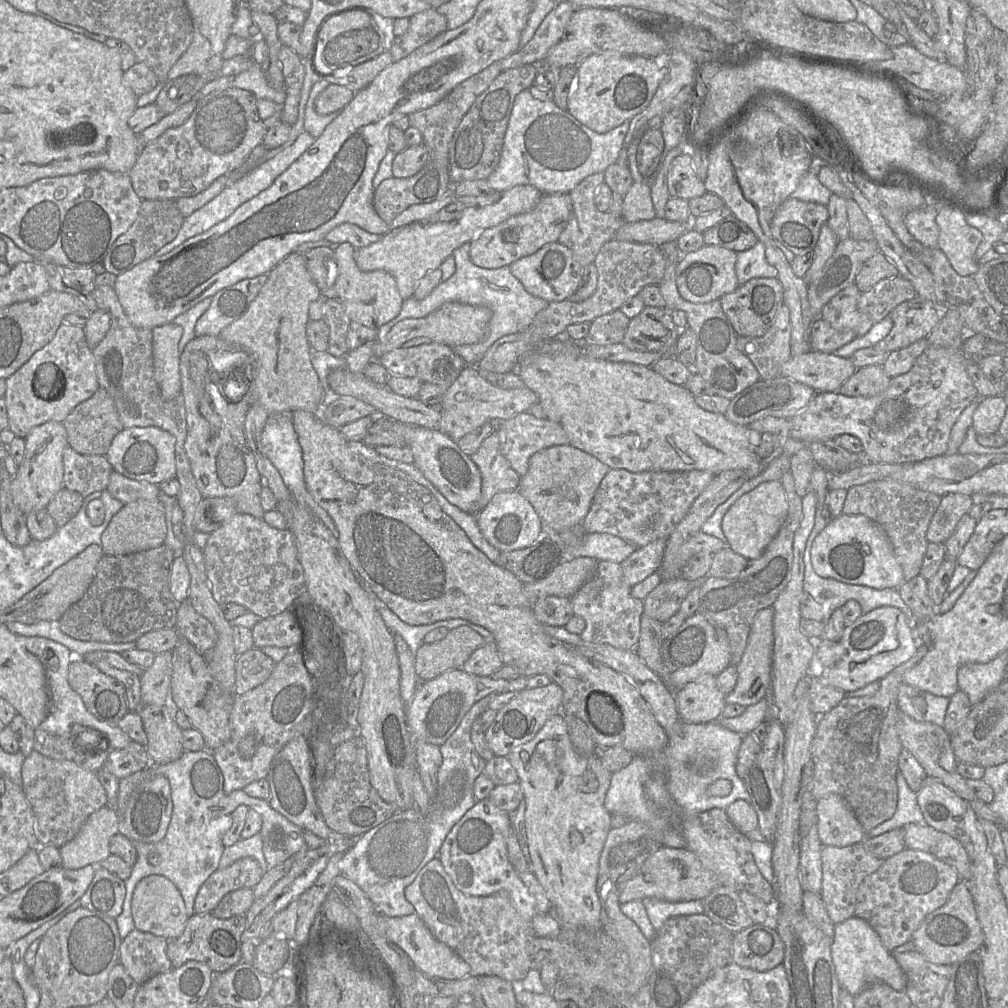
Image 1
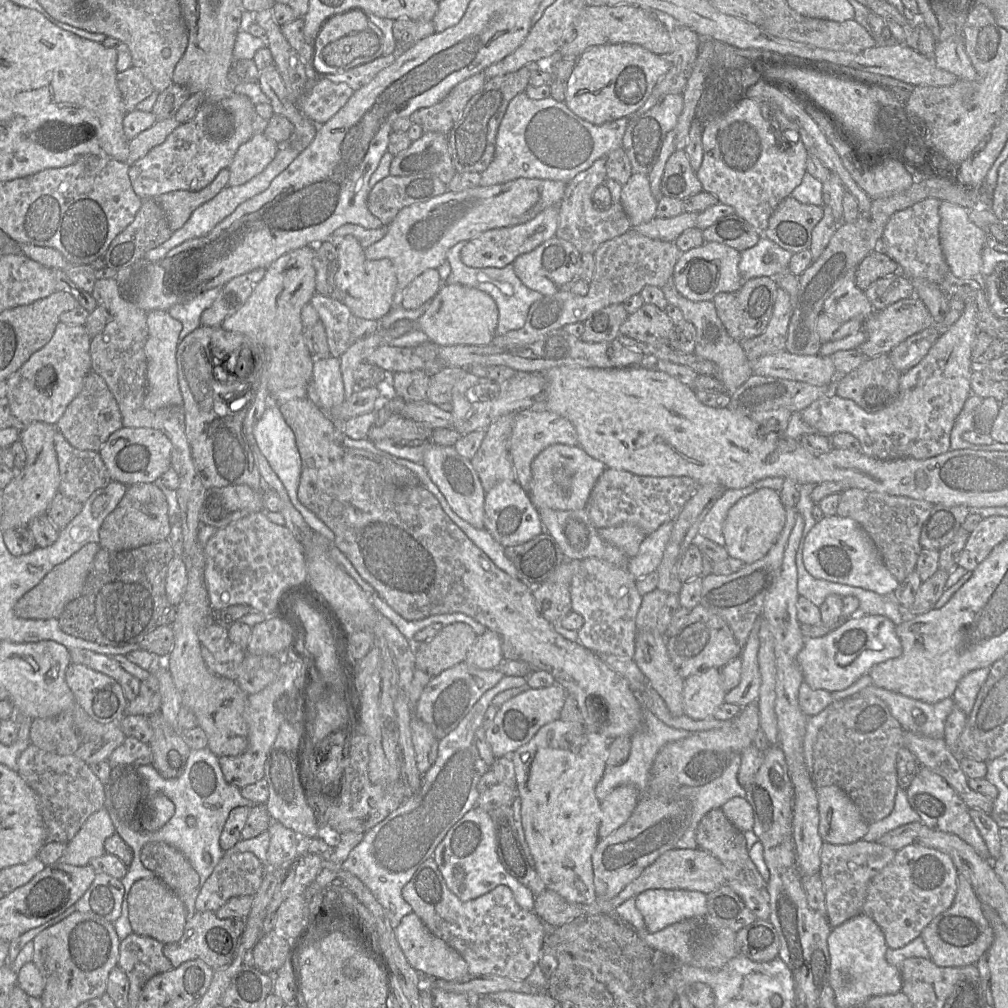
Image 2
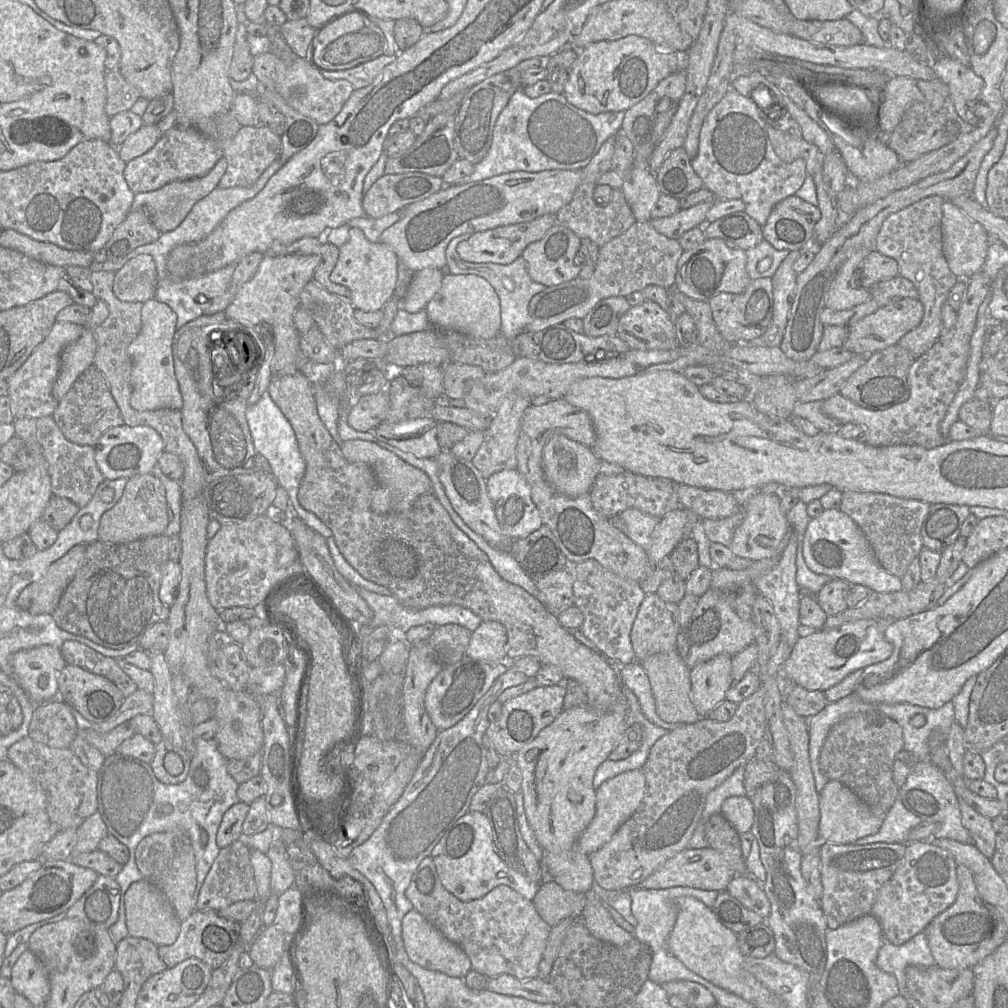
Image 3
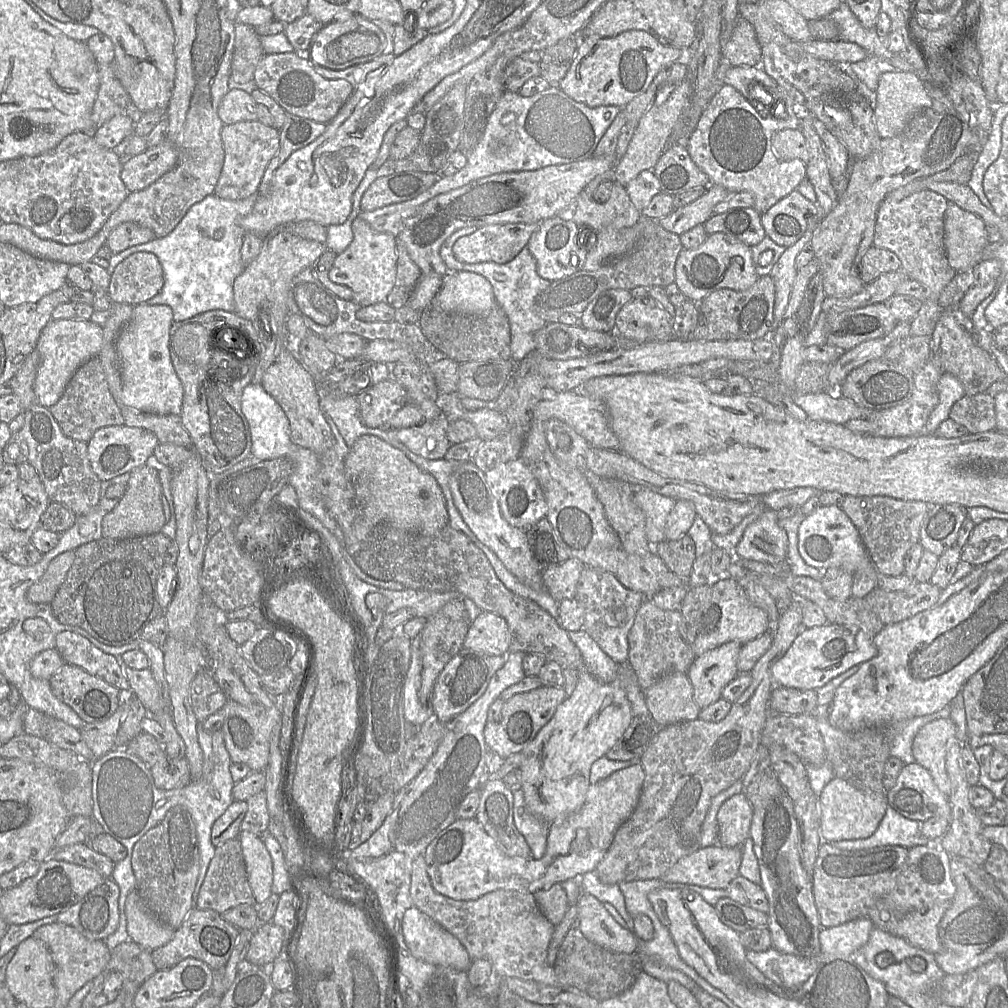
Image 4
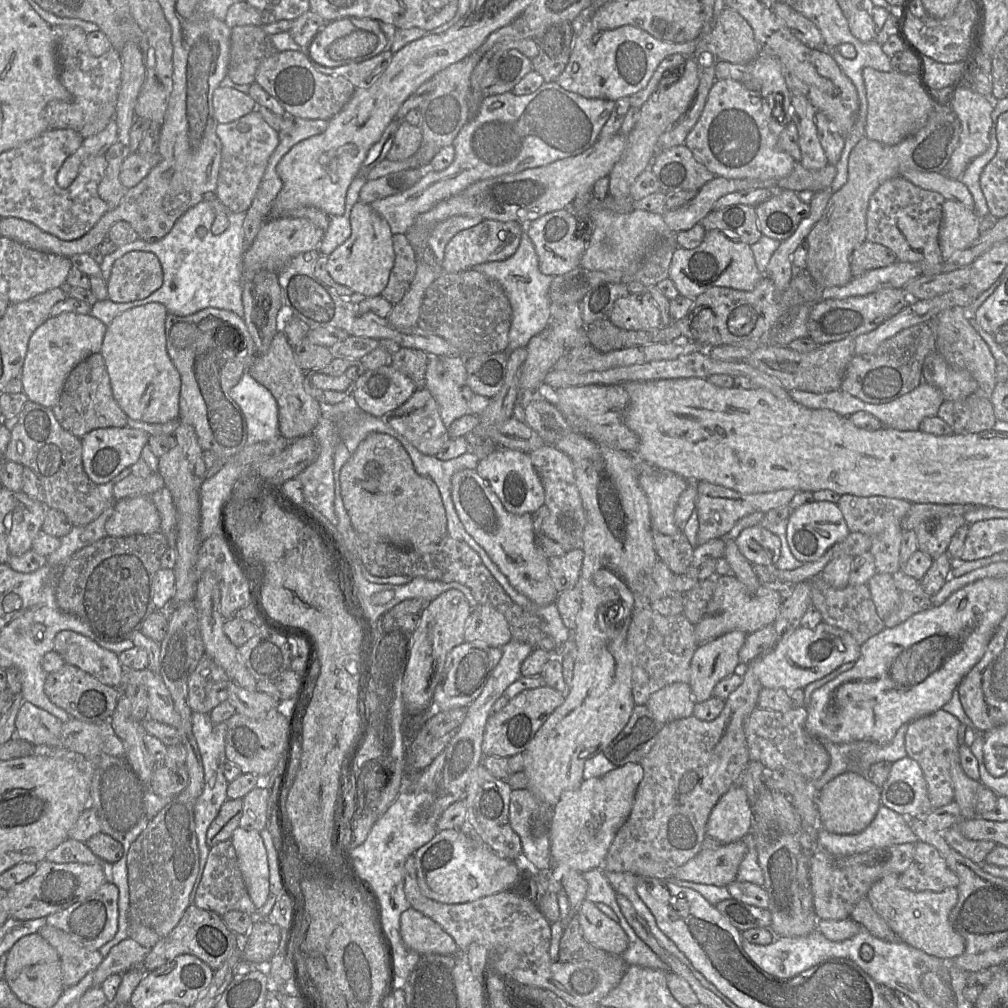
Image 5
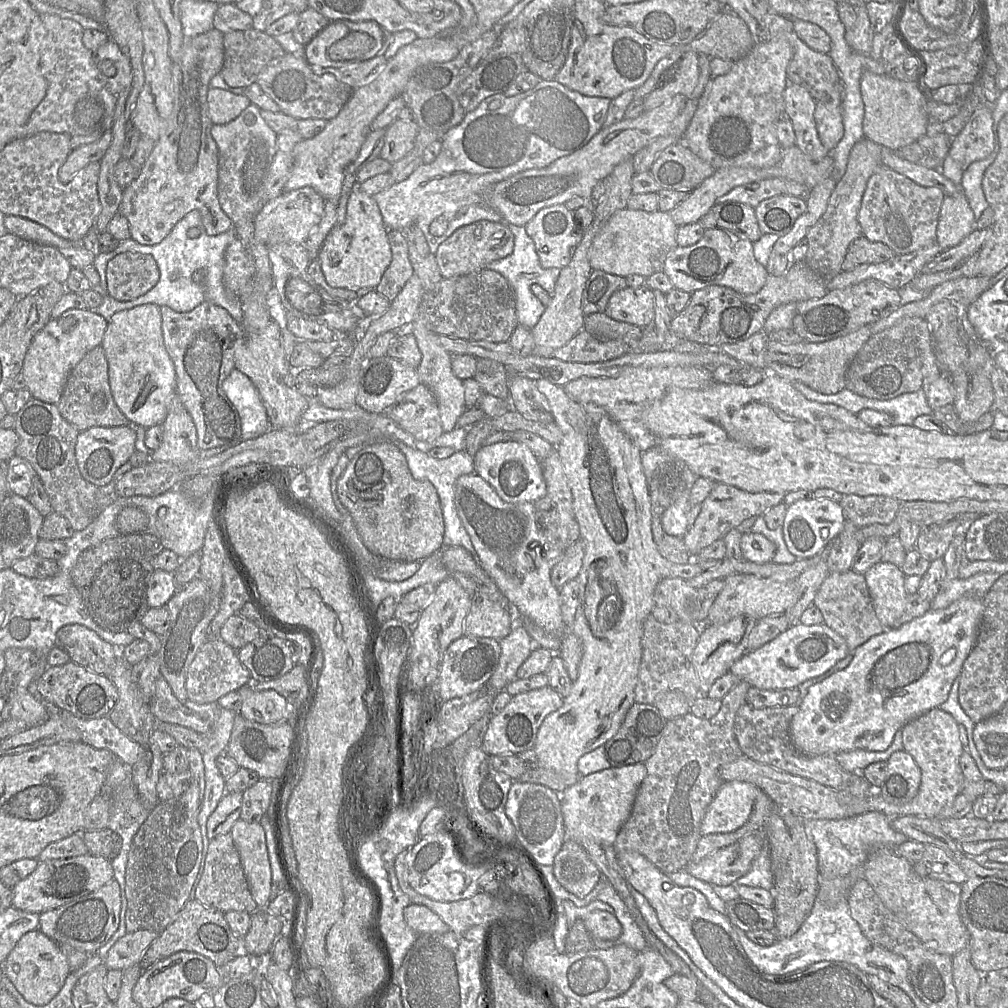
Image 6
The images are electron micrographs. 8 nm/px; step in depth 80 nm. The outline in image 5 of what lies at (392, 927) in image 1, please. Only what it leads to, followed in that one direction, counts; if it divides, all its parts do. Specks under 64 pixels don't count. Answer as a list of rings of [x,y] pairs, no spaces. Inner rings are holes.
[[[412,907],[402,912],[400,925],[403,940],[420,955],[450,955],[460,950],[437,922]]]

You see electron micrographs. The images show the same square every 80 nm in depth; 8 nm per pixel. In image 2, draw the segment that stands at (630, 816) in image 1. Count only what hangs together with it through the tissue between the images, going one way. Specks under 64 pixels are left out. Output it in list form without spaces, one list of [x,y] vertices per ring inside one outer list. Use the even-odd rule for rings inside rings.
[[[642,707],[642,716],[641,727],[631,736],[632,744],[628,760],[620,766],[607,765],[602,779],[596,786],[595,794],[600,801],[603,801],[616,787],[626,784],[634,785],[638,789],[641,798],[643,792],[646,791],[648,787],[653,762],[662,747],[669,742],[684,739],[694,733],[666,725],[647,707]],[[741,753],[732,757],[718,778],[701,786],[680,786],[676,790],[676,797],[688,799],[692,805],[690,824],[677,842],[676,848],[698,848],[696,830],[704,815],[713,809],[721,809],[731,798],[746,798],[746,789],[738,782],[740,766]]]

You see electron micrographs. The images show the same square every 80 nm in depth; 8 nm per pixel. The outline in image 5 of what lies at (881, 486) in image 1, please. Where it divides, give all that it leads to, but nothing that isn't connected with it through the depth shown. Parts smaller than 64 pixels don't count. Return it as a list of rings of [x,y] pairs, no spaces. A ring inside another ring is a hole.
[[[843,494],[837,505],[850,532],[861,532],[871,537],[870,552],[875,558],[877,573],[895,574],[901,571],[900,548],[903,532],[901,520],[911,508],[912,503],[884,496],[858,497]]]

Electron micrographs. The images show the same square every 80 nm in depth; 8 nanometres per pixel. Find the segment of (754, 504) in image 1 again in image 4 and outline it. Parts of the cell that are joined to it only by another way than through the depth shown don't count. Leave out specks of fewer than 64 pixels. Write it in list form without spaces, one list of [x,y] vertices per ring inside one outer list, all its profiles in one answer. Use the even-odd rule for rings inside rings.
[[[768,508],[747,526],[735,549],[737,558],[769,564],[785,562],[786,554],[786,533],[779,526],[777,511]]]

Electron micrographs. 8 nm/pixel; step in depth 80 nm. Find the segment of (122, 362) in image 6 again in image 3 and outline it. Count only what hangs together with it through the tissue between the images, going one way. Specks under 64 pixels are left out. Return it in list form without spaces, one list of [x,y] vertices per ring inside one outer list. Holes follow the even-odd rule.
[[[150,299],[143,303],[141,319],[141,331],[128,348],[132,360],[131,406],[137,411],[163,408],[181,410],[183,399],[176,379],[172,355],[172,341],[177,330],[177,315],[167,304]]]

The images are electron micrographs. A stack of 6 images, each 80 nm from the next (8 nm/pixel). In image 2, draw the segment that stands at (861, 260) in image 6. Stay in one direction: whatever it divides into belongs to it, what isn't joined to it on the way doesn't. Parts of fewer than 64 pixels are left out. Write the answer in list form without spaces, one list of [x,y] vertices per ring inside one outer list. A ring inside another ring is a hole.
[[[879,249],[869,253],[858,265],[856,284],[865,291],[877,279],[901,274],[898,264]]]

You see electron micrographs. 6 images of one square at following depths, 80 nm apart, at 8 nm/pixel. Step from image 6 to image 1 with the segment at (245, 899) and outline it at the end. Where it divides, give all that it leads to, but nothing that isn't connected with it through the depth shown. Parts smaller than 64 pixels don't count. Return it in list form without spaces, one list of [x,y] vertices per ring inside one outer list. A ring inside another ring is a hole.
[[[252,857],[239,859],[225,869],[217,869],[199,889],[194,913],[211,913],[227,894],[238,889],[253,889],[263,874],[260,865]]]

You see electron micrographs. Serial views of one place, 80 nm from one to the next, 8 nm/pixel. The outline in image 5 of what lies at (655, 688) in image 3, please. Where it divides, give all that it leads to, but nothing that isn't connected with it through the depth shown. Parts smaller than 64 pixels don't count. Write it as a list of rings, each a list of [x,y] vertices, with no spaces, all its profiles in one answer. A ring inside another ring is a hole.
[[[675,682],[654,692],[646,705],[659,722],[666,724],[692,716],[695,703],[690,684]]]

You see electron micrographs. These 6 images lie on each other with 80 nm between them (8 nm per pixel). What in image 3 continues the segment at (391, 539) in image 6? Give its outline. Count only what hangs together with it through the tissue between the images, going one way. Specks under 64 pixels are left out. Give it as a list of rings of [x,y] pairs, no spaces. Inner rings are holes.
[[[361,439],[343,441],[340,448],[344,457],[349,462],[366,463],[373,469],[376,478],[376,487],[371,498],[371,509],[377,514],[405,511],[421,495],[432,493],[432,482],[426,473],[406,463],[396,454],[380,447],[375,442]]]

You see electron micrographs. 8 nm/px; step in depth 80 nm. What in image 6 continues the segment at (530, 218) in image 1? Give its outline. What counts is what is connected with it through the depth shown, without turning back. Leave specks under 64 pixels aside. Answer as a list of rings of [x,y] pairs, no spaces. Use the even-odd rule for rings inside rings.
[[[480,220],[454,231],[439,245],[435,258],[442,277],[451,278],[478,271],[487,264],[510,255],[513,249],[514,236],[505,222]]]

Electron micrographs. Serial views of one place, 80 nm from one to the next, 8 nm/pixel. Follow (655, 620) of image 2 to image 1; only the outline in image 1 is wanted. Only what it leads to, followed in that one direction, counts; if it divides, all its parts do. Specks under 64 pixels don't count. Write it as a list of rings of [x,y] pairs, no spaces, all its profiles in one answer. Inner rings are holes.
[[[682,576],[672,580],[662,580],[643,600],[643,614],[665,623],[675,615],[688,593],[695,587],[702,587],[706,577],[688,581]]]

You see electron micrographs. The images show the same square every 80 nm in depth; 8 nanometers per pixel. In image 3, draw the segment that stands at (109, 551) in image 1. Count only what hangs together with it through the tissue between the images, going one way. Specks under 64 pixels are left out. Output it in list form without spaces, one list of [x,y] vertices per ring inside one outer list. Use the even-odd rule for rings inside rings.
[[[152,472],[128,479],[118,503],[106,511],[98,528],[99,540],[112,544],[124,544],[138,539],[164,534],[168,525],[166,491]]]

